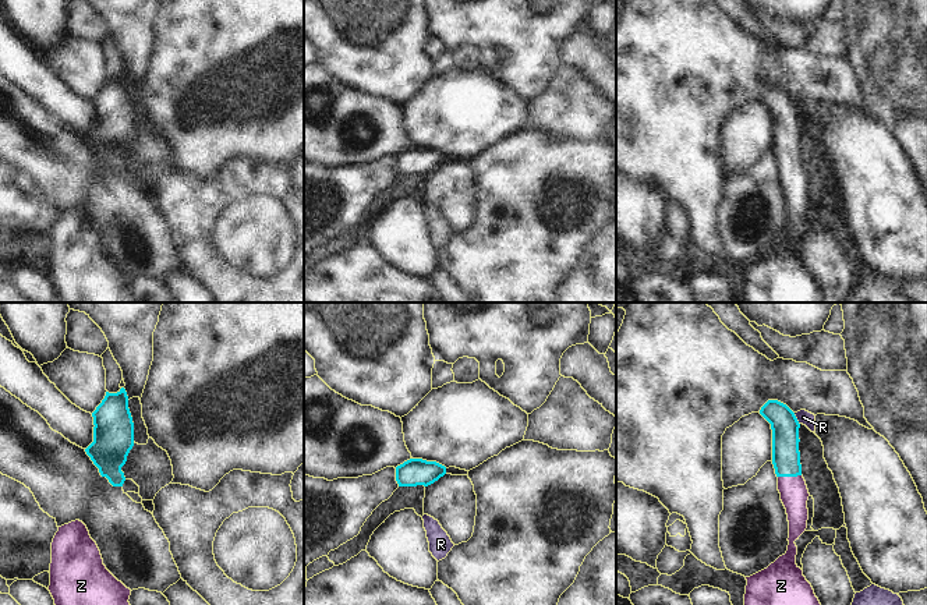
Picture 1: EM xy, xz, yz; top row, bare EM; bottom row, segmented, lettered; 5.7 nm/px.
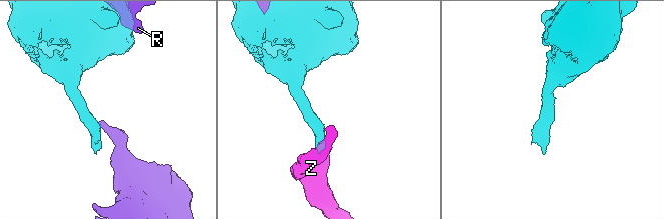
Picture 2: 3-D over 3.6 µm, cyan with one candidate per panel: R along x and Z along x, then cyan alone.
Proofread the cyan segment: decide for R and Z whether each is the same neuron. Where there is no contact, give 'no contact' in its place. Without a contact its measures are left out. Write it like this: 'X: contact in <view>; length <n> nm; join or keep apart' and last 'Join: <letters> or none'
R: contact in yz; length 80 nm; keep apart
Z: contact in yz; length 140 nm; join
Join: Z

